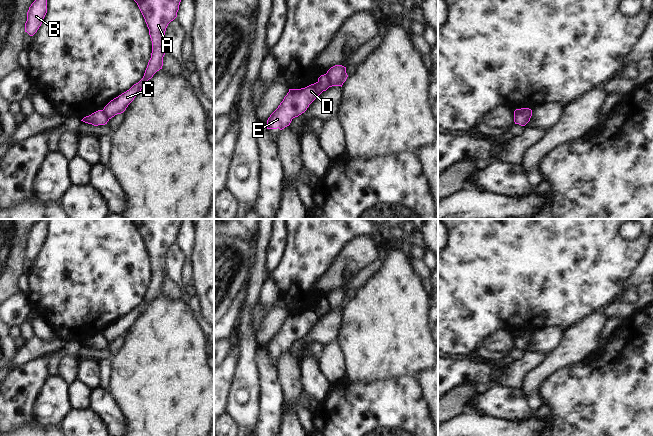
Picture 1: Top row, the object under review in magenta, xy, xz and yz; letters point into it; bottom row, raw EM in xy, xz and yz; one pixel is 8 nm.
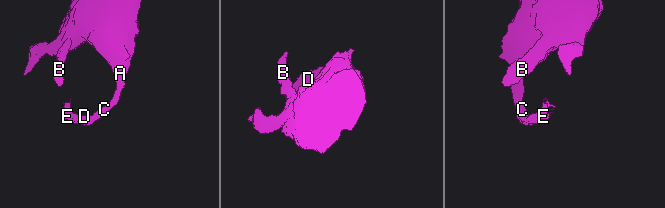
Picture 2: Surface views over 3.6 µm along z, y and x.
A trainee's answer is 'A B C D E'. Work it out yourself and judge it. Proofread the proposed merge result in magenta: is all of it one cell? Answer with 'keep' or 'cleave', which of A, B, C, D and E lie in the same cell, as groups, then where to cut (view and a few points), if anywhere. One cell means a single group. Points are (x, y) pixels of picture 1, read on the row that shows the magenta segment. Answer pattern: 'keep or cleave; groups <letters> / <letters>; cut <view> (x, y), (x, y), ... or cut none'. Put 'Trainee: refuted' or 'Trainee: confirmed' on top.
Trainee: refuted
cleave; groups A B C / D E; cut xz (325, 74), (330, 86)

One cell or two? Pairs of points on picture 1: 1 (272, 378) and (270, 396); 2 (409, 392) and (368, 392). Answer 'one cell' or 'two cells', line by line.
1: one cell
2: one cell

